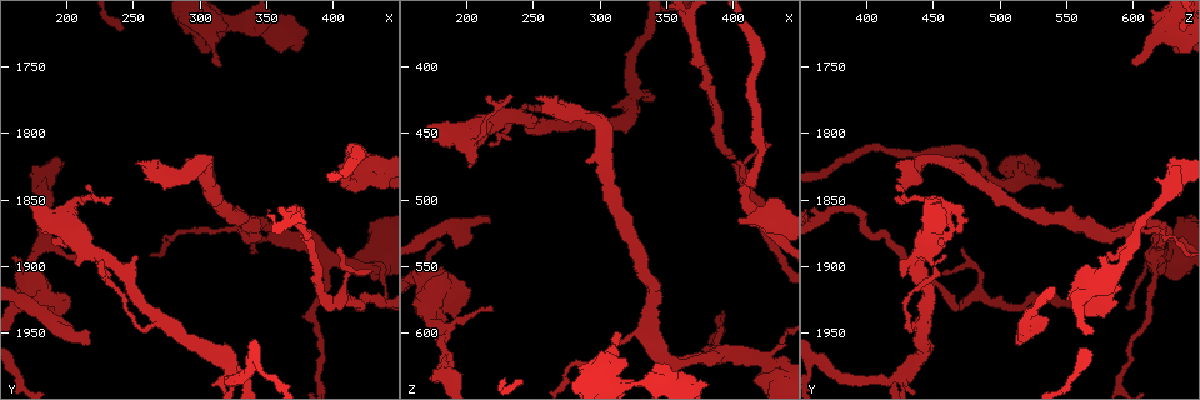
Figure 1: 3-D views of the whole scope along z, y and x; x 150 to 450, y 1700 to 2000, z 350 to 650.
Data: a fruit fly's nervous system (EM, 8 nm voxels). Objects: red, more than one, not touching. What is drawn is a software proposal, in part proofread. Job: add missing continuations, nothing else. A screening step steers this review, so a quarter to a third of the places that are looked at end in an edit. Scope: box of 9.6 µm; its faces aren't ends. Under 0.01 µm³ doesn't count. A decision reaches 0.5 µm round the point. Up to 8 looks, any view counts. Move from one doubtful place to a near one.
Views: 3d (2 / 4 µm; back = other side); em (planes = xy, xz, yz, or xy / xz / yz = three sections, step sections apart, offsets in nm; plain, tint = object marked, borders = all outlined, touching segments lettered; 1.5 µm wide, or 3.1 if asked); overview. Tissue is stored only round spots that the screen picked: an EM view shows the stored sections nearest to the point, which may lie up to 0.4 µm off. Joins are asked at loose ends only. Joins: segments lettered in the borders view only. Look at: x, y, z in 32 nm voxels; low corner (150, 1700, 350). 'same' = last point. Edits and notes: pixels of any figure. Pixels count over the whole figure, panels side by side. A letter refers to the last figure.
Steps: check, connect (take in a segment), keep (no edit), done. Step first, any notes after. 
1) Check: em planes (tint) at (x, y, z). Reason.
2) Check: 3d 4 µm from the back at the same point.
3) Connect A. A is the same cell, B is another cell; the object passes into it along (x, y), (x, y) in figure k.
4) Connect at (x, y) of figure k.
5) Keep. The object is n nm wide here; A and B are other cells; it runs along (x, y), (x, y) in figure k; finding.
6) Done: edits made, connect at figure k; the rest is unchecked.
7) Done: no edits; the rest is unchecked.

Check: 3d 2 µm at (168, 1852, 456). Thick end.

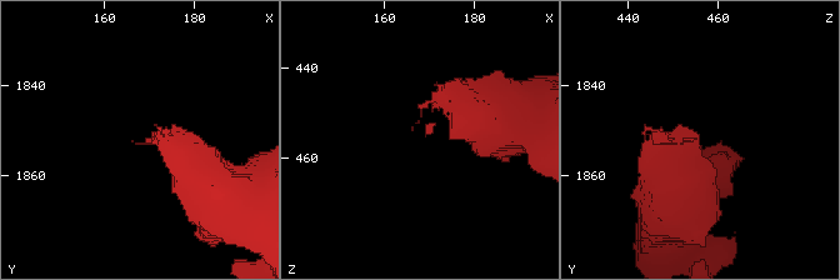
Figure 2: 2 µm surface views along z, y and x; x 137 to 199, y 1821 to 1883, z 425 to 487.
Check: em planes (borders) at (168, 1852, 455). Shape alone is not enough.

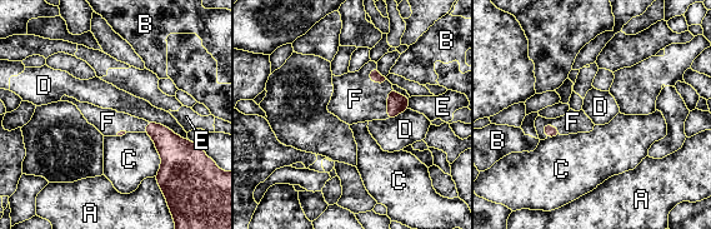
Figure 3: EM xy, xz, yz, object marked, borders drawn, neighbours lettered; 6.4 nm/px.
Connect F. F is the same cell, A, B, C, D and E are other cells; the object passes into it along (375, 75), (375, 83), (355, 99) in figure 3; it goes on there.

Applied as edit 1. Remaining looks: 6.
Check: overview.

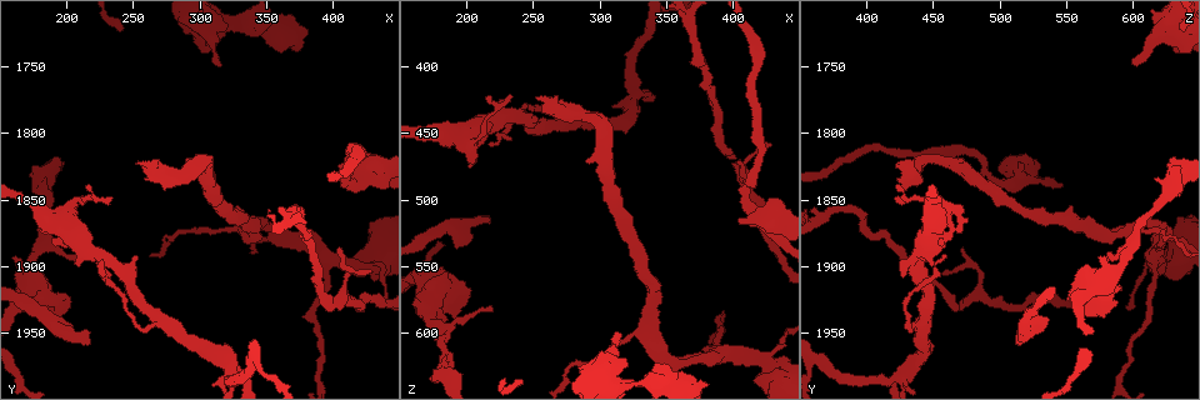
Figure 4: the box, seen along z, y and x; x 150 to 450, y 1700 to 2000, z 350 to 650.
Check: em planes (borders) at (216, 1958, 514). An open end.

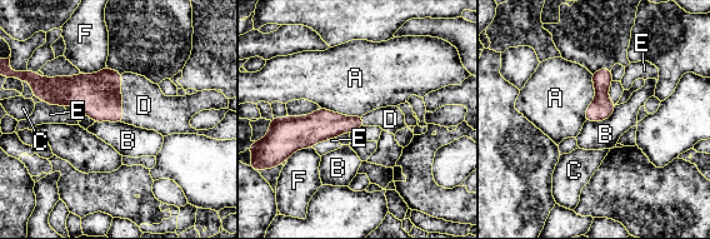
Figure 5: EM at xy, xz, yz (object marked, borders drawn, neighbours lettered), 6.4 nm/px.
Connect D. The longest contact is with D, 320 nm; D is the same cell, A, B, C, E and F are other cells; it goes on there.

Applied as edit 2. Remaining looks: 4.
Check: em xz step 8 (plain) at (428, 1902, 460). Tapers out.

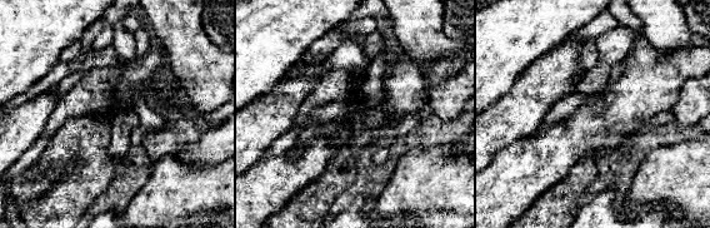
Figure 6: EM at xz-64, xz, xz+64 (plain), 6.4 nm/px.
Check: em xz step 8 (tint) at the same point.

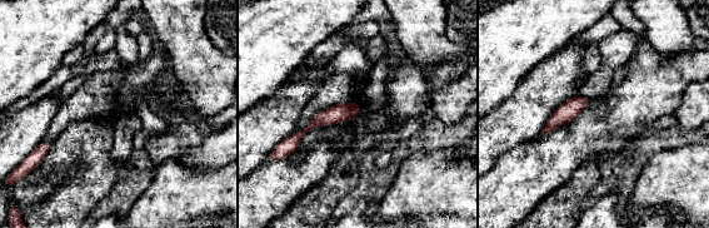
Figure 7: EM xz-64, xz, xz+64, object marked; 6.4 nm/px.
Check: em xz step 8 (borders) at the same point.

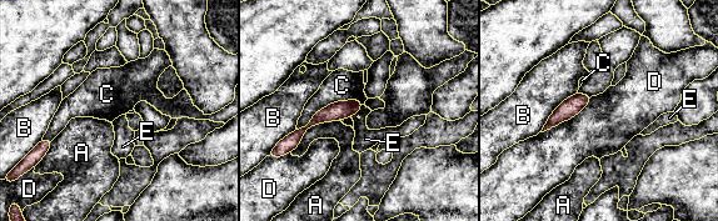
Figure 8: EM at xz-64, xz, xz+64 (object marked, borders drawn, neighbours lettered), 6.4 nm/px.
Keep. A, B, C, D and E are other cells; it runs along (358, 105), (318, 117), (290, 140) in figure 8; none of them fits.

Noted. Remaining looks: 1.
Done: edits made, connect at figure 3, connect at figure 5; the rest is unchecked.

